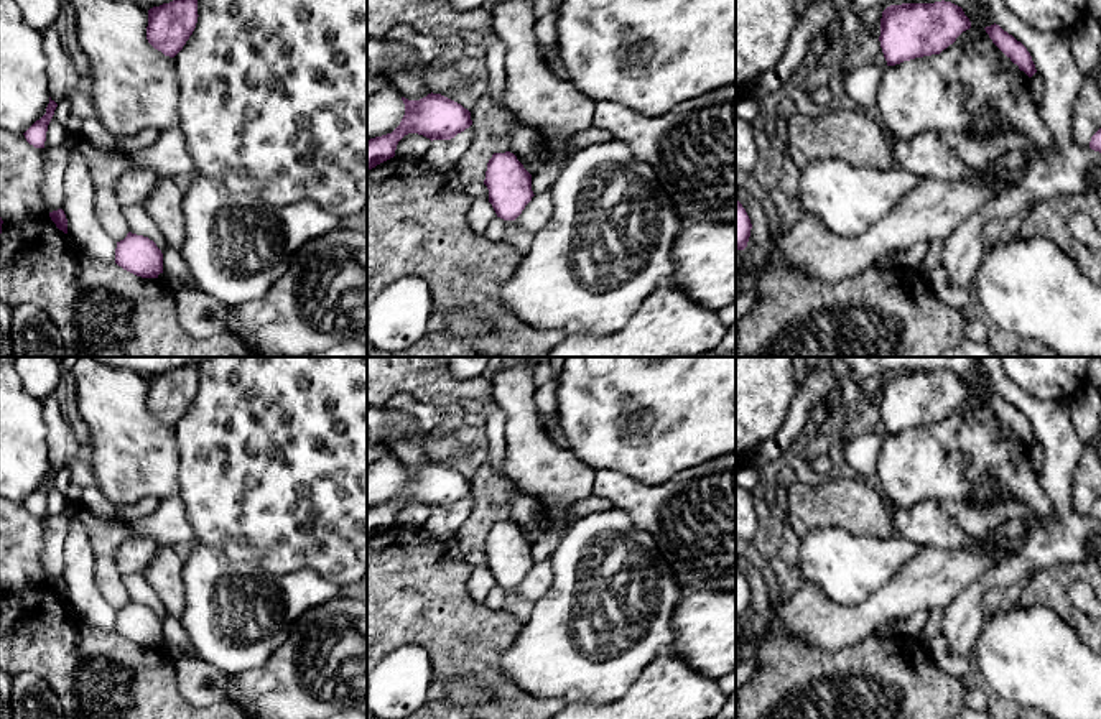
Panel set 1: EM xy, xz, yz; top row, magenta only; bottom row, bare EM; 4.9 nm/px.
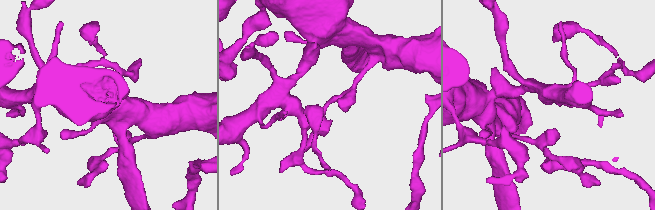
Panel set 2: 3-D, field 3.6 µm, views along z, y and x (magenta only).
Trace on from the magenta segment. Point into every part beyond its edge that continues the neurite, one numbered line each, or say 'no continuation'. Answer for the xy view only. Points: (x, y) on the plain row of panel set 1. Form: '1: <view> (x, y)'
no continuation

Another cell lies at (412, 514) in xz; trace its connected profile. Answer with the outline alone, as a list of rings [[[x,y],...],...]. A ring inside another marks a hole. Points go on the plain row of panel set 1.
[[[408,502],[398,510],[395,525],[421,528],[425,526],[425,522],[428,520],[430,513],[430,507],[418,502]]]

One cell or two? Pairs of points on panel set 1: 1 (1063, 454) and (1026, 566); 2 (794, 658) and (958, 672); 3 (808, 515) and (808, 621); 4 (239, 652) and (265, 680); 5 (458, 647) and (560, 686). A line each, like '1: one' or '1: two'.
1: one
2: two
3: two
4: two
5: two

